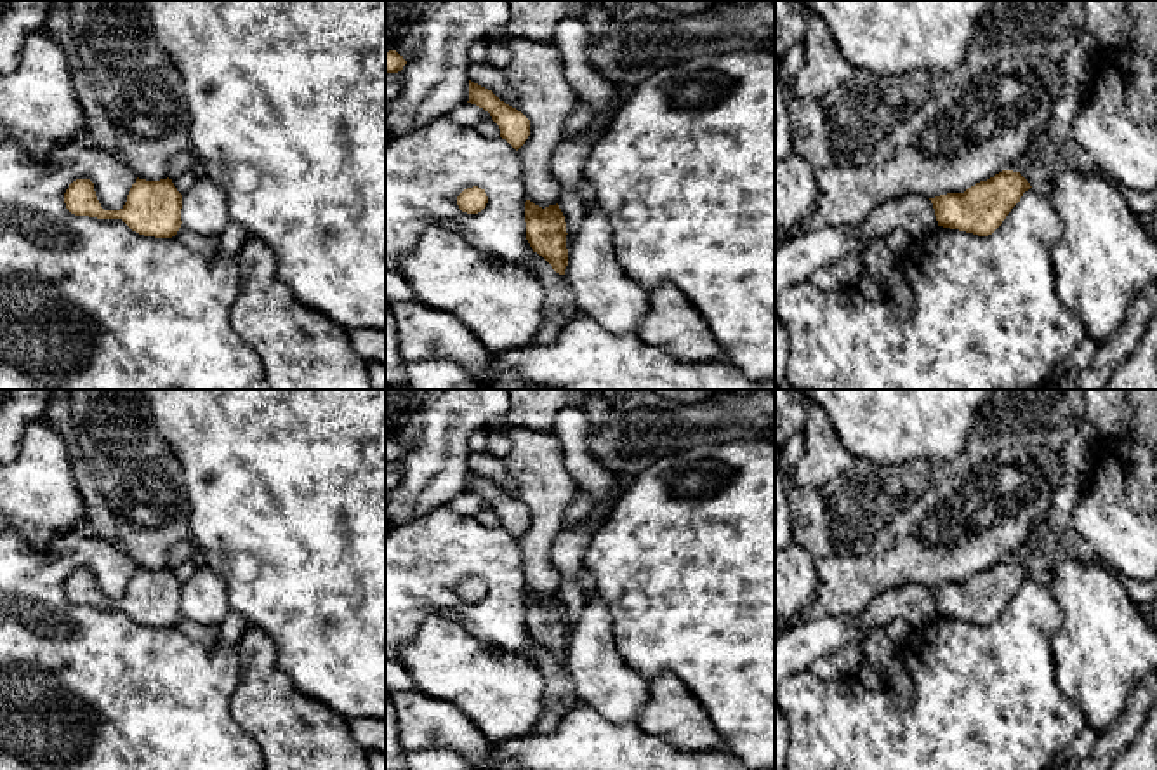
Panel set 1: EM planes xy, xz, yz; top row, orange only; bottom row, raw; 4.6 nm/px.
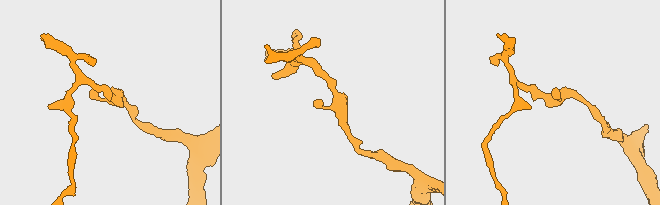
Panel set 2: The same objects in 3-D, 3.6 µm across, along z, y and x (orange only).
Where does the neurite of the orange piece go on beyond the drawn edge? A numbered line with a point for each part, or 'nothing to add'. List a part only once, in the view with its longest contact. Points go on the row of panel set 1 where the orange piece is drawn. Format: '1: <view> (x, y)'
nothing to add

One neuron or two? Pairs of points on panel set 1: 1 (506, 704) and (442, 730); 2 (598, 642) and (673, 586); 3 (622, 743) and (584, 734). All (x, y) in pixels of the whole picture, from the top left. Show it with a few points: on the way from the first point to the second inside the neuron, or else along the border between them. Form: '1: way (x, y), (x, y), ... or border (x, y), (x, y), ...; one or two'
1: border (435, 697), (452, 703), (494, 746); two
2: border (596, 593), (612, 619), (614, 647), (631, 668); two
3: way (614, 743), (593, 743); one

